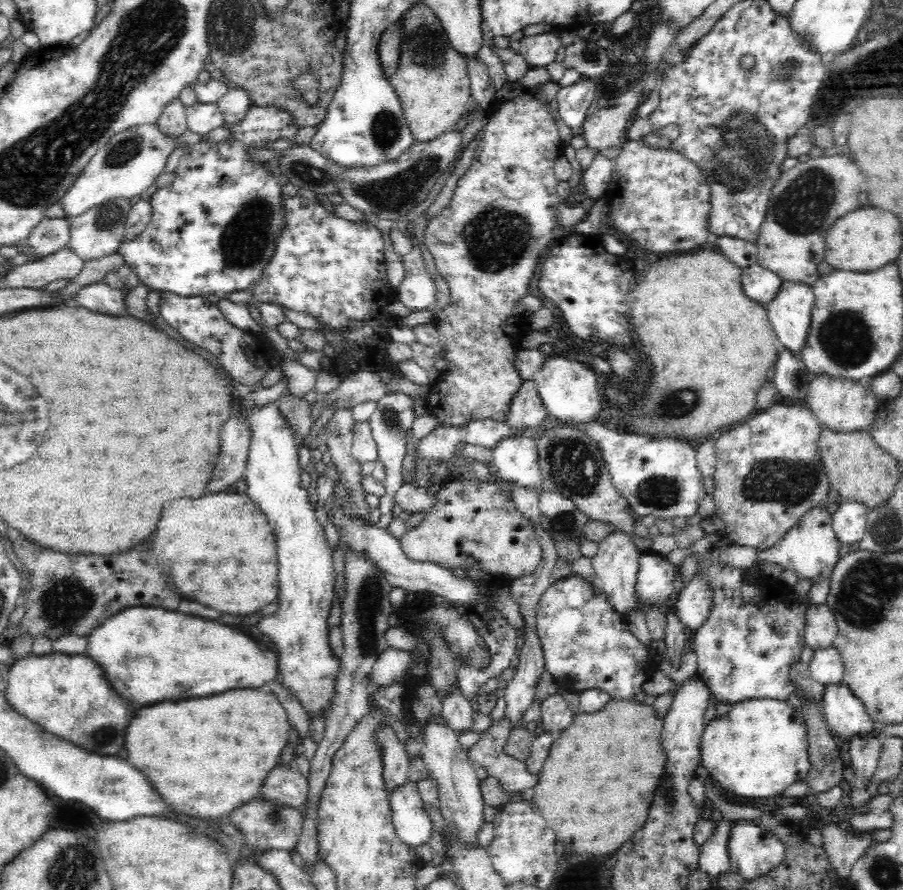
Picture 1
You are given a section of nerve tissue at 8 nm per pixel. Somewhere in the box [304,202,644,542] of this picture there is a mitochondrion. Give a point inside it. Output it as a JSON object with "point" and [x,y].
{"point":[493,245]}

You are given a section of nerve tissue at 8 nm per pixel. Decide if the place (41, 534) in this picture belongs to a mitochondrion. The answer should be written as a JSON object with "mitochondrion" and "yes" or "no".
{"mitochondrion":"no"}

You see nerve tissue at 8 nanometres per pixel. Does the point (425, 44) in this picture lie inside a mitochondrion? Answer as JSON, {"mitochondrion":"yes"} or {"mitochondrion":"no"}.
{"mitochondrion":"yes"}

